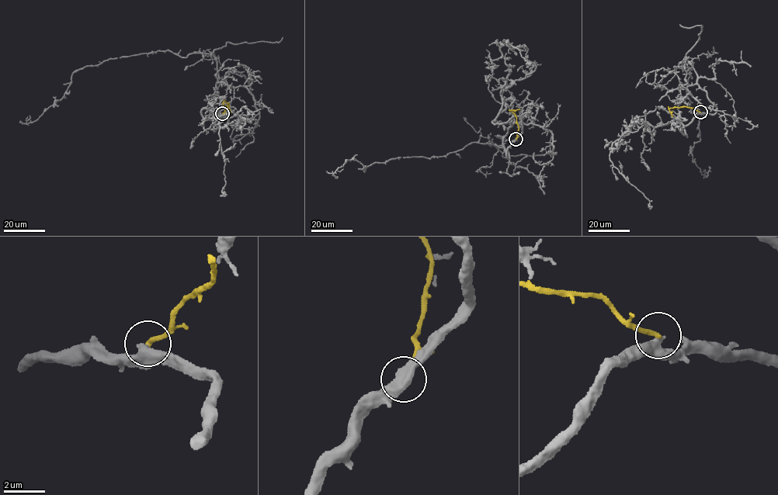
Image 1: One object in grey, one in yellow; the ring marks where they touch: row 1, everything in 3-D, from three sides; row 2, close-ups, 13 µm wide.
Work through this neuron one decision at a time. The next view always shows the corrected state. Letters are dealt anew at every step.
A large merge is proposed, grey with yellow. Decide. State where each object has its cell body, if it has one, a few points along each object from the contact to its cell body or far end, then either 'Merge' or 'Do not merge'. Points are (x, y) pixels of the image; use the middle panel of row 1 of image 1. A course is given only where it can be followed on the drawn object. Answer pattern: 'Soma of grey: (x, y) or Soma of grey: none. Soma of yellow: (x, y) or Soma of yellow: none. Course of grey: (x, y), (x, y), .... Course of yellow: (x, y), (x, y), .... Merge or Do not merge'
Soma of grey: none. Soma of yellow: none. Course of grey: (515, 139), (507, 158), (504, 146), (473, 142), (444, 156), (393, 158), (364, 171), (348, 160), (335, 178). Course of yellow: (515, 139), (518, 123), (515, 115), (509, 109), (519, 109). Do not merge

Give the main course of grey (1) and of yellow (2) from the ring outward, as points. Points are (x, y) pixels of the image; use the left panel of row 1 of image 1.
1: (222, 114), (209, 115), (218, 77), (211, 54), (168, 50), (86, 65), (65, 98), (27, 124), (29, 115)
2: (222, 113), (229, 105), (224, 102), (223, 104), (231, 112)

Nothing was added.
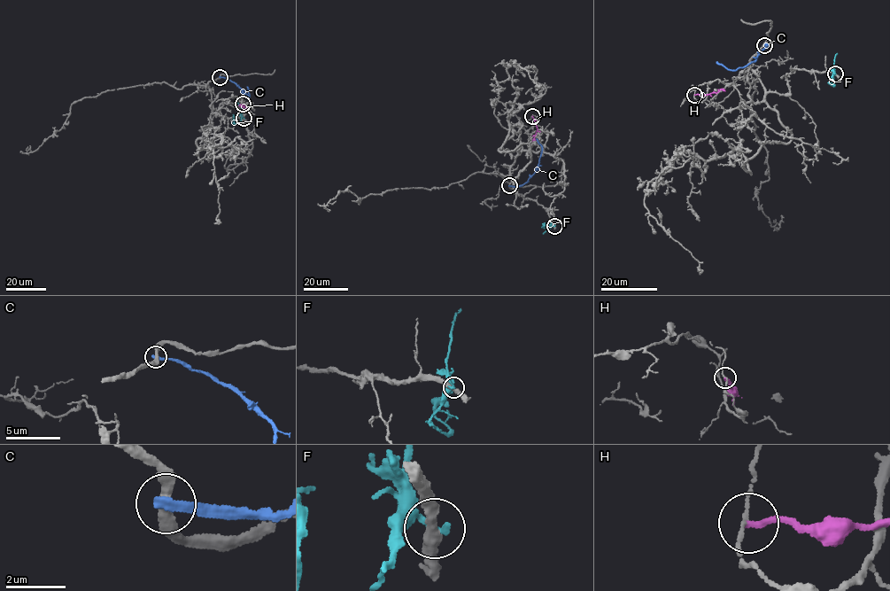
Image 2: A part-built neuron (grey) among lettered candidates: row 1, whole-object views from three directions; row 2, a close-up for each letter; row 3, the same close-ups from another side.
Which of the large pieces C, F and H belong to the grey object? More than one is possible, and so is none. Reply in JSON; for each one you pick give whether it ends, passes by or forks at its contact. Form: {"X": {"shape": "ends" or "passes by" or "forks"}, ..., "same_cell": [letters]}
{"same_cell": []}

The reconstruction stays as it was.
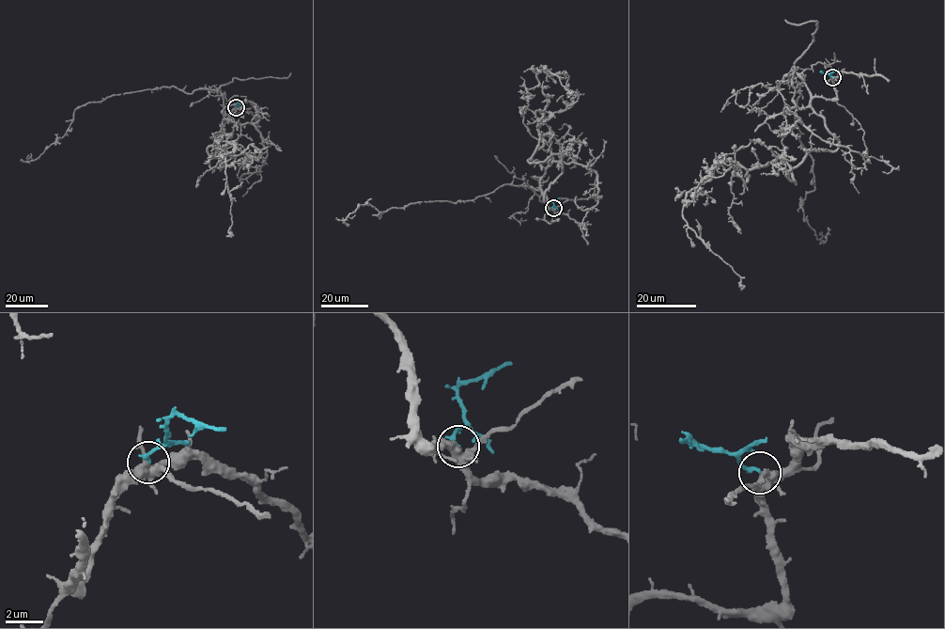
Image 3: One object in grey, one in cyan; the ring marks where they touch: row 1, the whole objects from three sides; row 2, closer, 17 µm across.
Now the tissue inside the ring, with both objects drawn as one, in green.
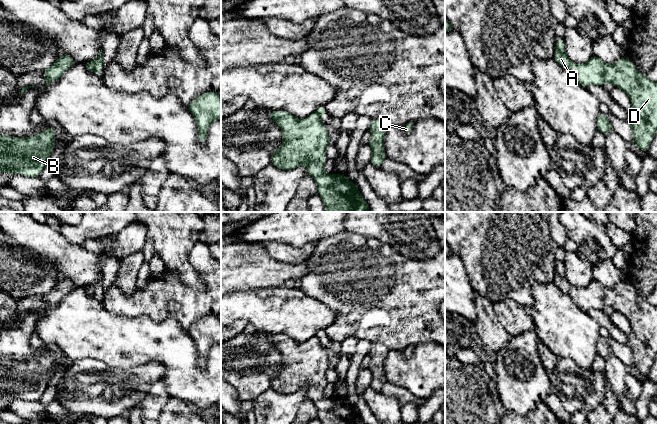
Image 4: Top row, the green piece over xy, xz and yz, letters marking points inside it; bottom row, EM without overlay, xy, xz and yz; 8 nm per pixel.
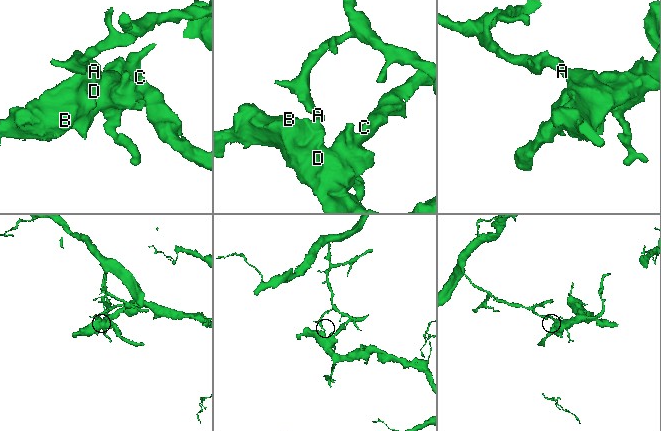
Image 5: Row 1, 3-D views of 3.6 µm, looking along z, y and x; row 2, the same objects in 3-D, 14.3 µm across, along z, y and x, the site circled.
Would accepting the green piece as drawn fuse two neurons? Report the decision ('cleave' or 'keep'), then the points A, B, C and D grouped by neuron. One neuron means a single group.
cleave | A / B C D

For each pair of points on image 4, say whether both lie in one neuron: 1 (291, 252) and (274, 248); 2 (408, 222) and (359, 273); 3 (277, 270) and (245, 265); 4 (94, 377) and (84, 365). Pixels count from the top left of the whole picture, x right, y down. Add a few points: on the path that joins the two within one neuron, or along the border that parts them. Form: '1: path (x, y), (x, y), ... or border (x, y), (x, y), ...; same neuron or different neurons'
1: path (287, 252), (278, 251); same neuron
2: border (361, 235), (367, 238), (375, 238), (383, 243); different neurons
3: path (269, 270), (253, 268); same neuron
4: path (90, 376), (84, 369); same neuron

